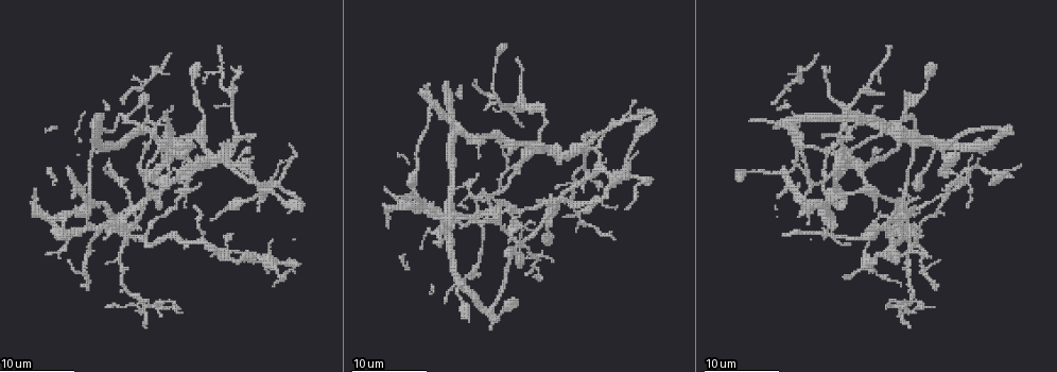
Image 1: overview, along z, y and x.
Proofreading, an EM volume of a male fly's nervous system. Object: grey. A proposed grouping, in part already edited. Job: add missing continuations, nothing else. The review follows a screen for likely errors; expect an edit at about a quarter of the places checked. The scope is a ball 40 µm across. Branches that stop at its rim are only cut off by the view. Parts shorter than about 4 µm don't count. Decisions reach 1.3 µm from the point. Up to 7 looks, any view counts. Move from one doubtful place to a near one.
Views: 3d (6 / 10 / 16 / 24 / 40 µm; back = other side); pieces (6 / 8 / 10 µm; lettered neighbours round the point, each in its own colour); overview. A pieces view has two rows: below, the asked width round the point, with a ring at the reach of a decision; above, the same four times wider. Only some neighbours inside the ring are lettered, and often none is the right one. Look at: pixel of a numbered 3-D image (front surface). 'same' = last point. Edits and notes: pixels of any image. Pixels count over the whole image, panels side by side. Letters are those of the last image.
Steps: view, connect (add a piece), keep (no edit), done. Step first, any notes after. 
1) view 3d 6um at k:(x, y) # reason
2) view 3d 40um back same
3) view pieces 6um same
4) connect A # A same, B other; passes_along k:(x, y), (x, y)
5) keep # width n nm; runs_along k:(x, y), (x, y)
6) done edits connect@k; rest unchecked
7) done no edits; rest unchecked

view pieces 6um at 1:(584, 189) # tapers out

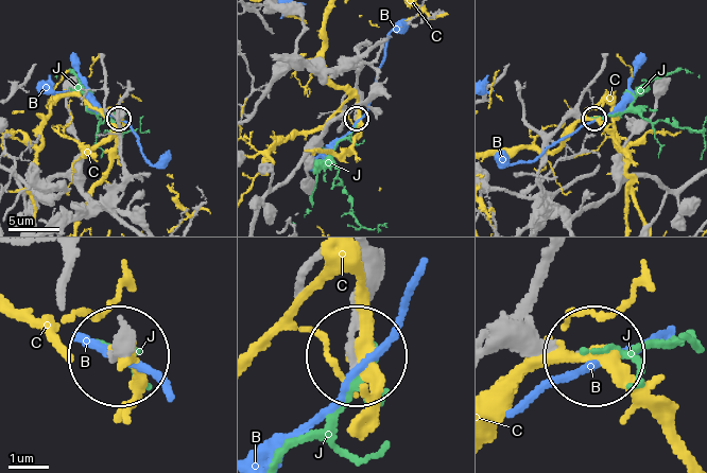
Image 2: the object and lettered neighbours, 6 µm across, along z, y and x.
connect J # B other, C other, J same; passes_along 2:(571, 117), (592, 119), (636, 111), (656, 121), (694, 129); it goes on there

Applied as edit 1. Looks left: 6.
view pieces 6um at 1:(144, 95) # branch stops here

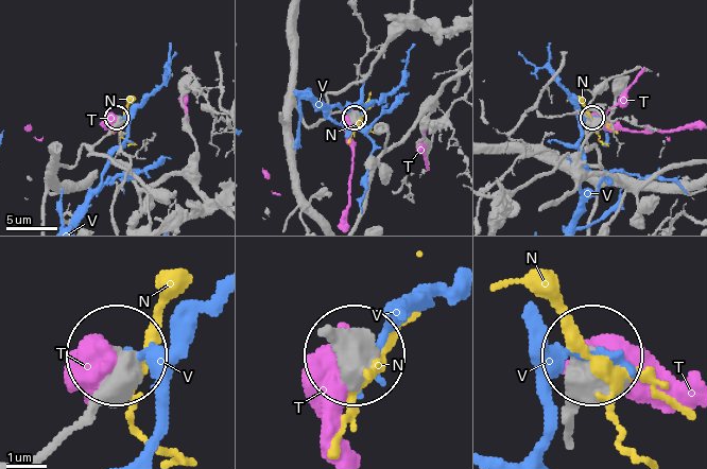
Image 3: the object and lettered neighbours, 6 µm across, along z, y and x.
keep # N other, T other, V other; runs_along 3:(36, 452), (78, 415), (115, 358); no lettered piece goes on from it

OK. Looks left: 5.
view pieces 8um at 1:(824, 133) # free end

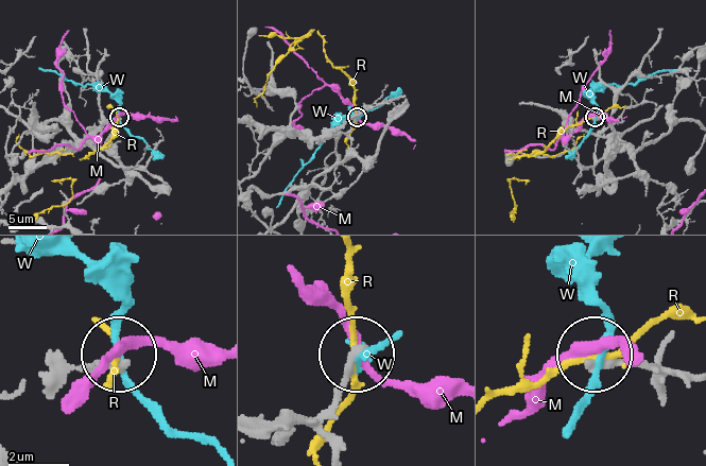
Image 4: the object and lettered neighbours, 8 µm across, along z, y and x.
keep # M other, R other, W other; runs_along 4:(664, 389), (649, 368), (598, 361); none of them fits

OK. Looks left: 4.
done edits connect@2; rest unchecked

